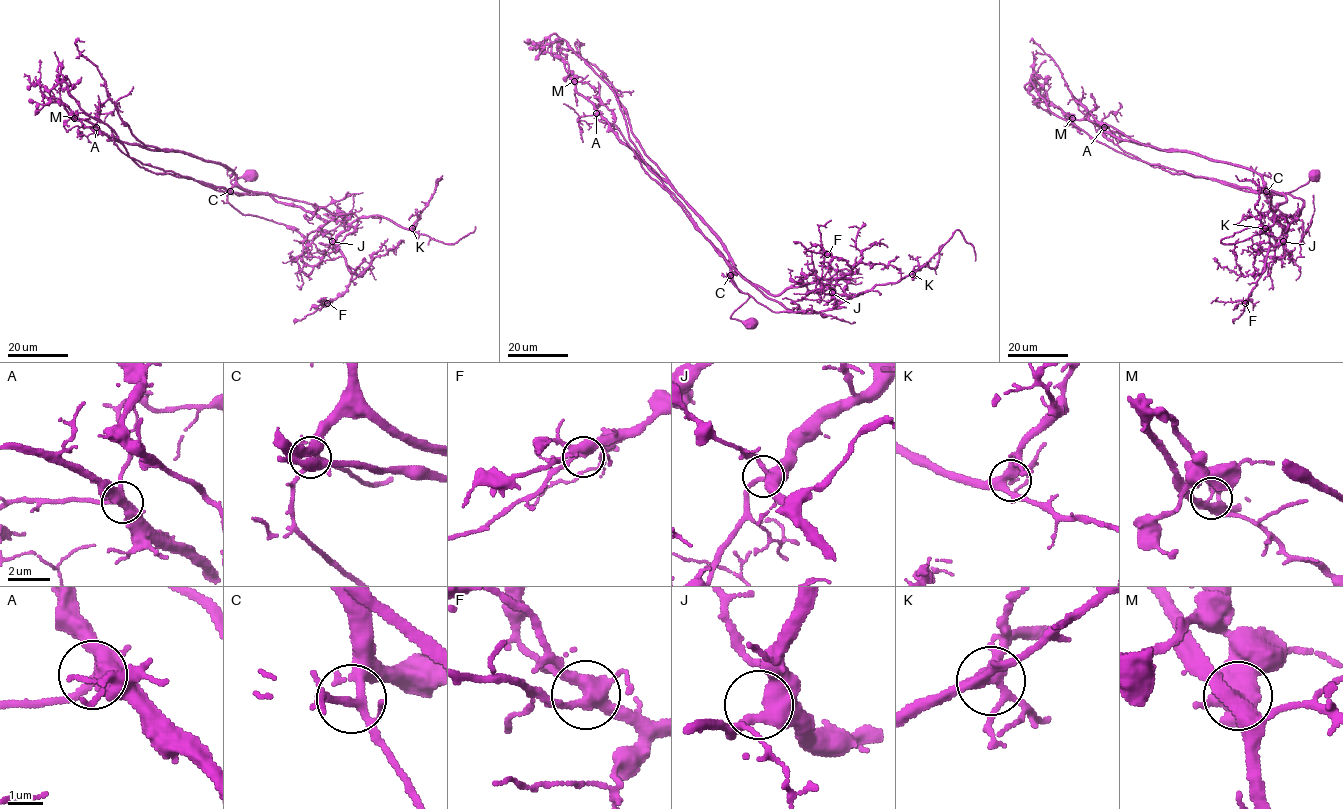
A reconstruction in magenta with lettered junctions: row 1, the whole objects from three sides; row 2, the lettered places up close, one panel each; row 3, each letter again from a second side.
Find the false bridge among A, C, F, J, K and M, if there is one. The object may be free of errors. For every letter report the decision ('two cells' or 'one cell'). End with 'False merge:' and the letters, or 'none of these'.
A: one cell
C: one cell
F: one cell
J: one cell
K: one cell
M: two cells
False merge: M

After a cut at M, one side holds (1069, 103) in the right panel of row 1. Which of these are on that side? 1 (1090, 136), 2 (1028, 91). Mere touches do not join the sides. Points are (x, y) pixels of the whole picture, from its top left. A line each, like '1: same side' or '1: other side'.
1: other side
2: other side

